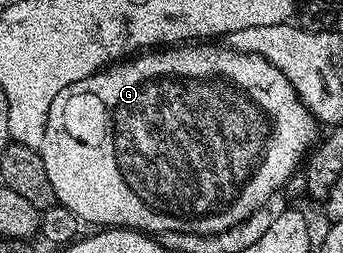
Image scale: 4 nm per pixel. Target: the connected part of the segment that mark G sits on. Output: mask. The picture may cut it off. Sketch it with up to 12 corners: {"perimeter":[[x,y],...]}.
{"perimeter":[[217,43],[63,87],[39,152],[89,227],[218,233],[319,122]]}

